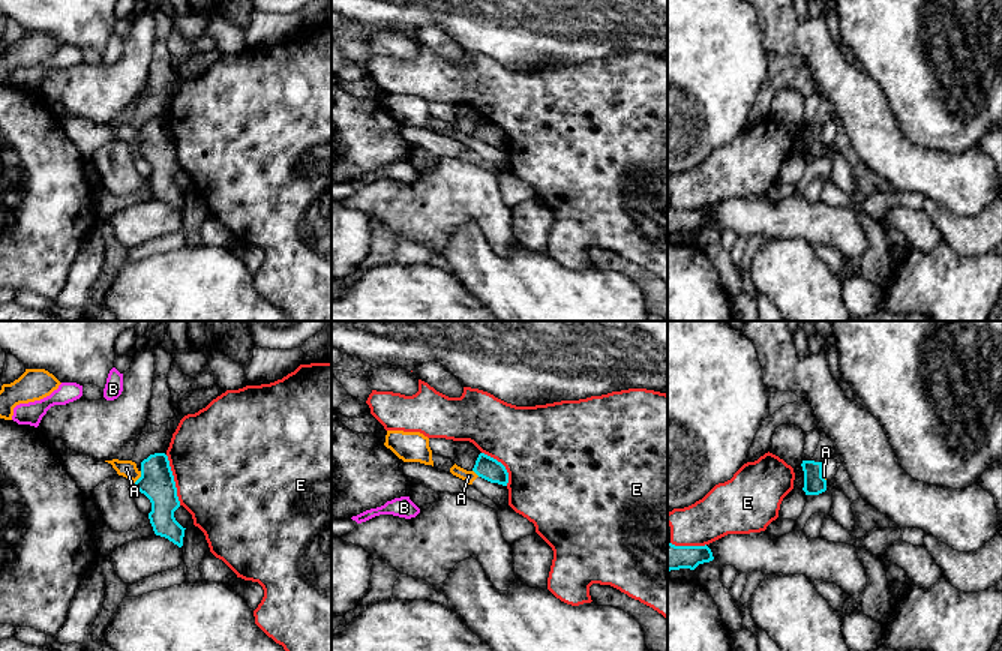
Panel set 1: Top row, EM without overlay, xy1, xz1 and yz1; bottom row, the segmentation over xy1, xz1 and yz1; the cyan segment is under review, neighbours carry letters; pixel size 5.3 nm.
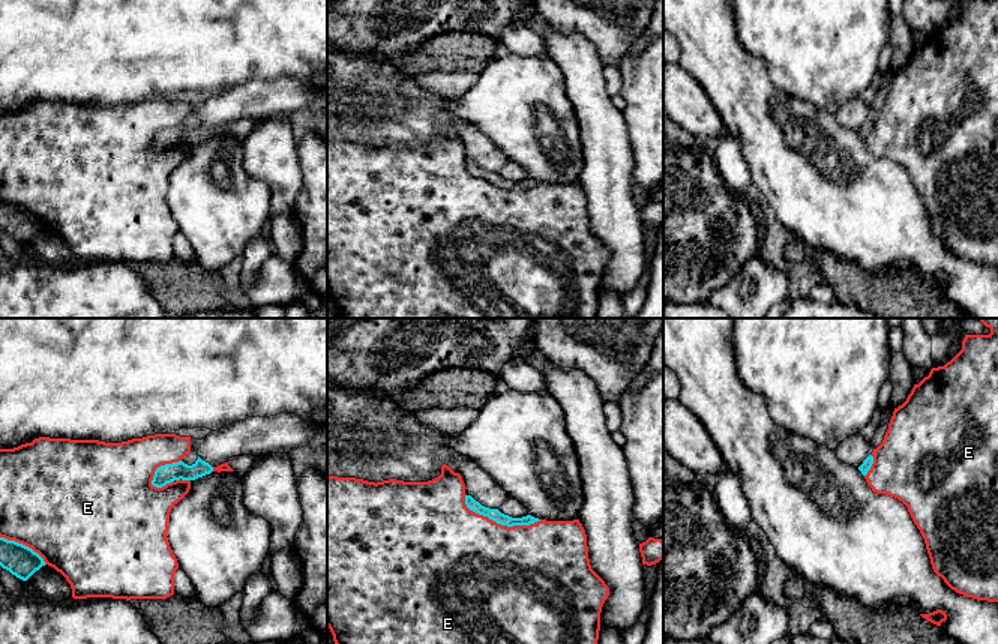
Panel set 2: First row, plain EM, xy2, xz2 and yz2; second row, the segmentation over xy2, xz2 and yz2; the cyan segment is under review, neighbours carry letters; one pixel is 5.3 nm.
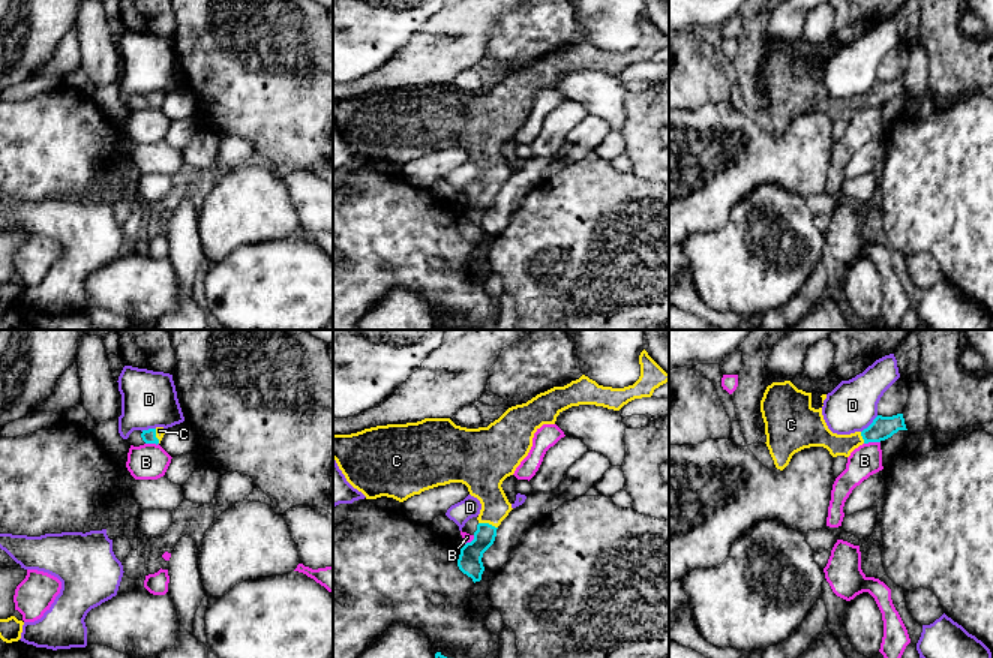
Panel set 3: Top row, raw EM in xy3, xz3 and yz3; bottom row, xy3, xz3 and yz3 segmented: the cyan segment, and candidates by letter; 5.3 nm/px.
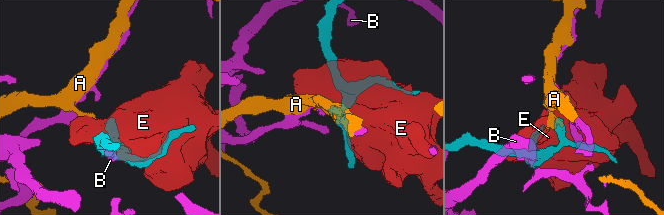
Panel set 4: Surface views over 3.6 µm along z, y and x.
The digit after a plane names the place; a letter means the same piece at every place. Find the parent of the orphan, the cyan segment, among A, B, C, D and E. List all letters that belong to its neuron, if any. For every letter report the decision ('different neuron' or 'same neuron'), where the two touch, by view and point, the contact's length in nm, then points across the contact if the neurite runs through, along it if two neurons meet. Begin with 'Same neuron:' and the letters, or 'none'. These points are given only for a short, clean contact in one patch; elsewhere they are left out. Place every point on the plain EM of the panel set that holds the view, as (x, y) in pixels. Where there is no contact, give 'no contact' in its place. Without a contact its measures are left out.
Same neuron: C
A: different neuron; meets cyan in xy1 at (140, 141); contact 80 nm long; border along xy1 (141, 135), (134, 146)
B: different neuron; meets cyan in yz3 at (872, 105); contact 90 nm long; border along yz3 (879, 105), (864, 108)
C: same neuron; meets cyan in xz3 at (488, 188); contact 110 nm long; runs through xz3 (470, 227), (488, 188), (488, 153), (483, 141)
D: different neuron; meets cyan in yz3 at (870, 89); contact 130 nm long; border along yz3 (878, 80), (861, 96)
E: different neuron; meets cyan in xz2 at (498, 186); contact 440 nm long

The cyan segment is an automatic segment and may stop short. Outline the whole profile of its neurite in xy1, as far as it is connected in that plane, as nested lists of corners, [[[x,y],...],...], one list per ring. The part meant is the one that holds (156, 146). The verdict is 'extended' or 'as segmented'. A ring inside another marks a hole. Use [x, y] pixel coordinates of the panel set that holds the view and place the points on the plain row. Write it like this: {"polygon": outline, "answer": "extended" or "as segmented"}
{"polygon": [[[165,117],[150,118],[141,126],[141,141],[135,146],[135,154],[144,158],[152,166],[148,183],[154,198],[182,212],[186,192],[174,182],[180,165],[170,124]]], "answer": "as segmented"}

